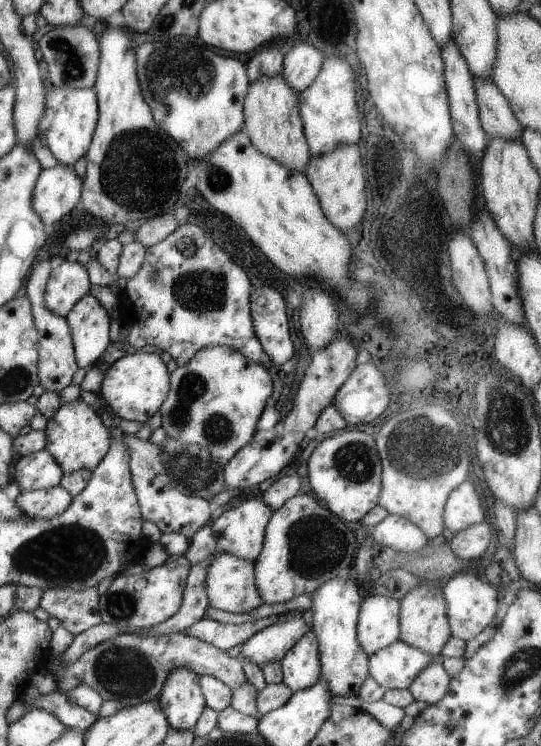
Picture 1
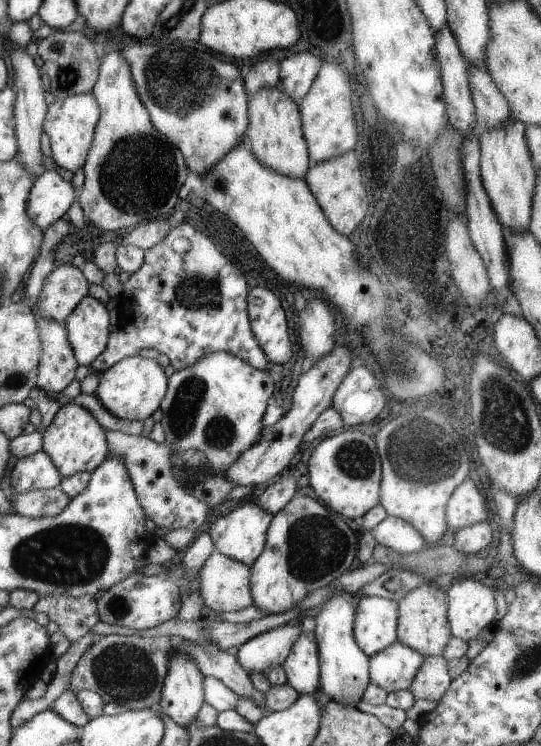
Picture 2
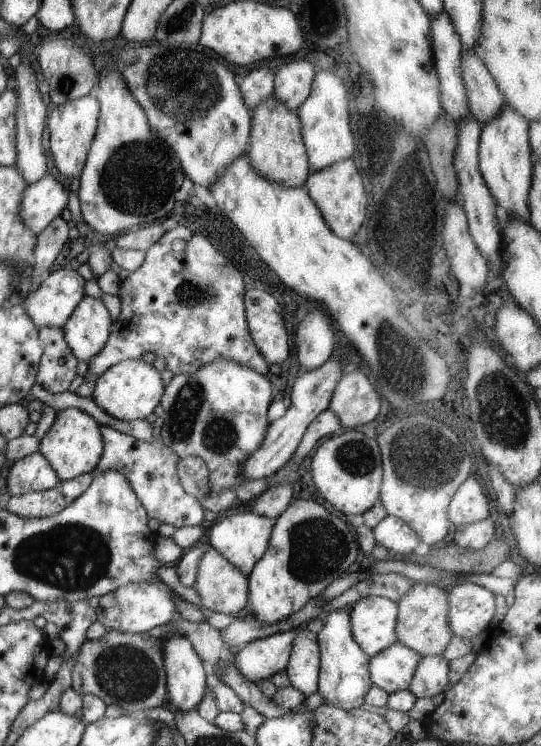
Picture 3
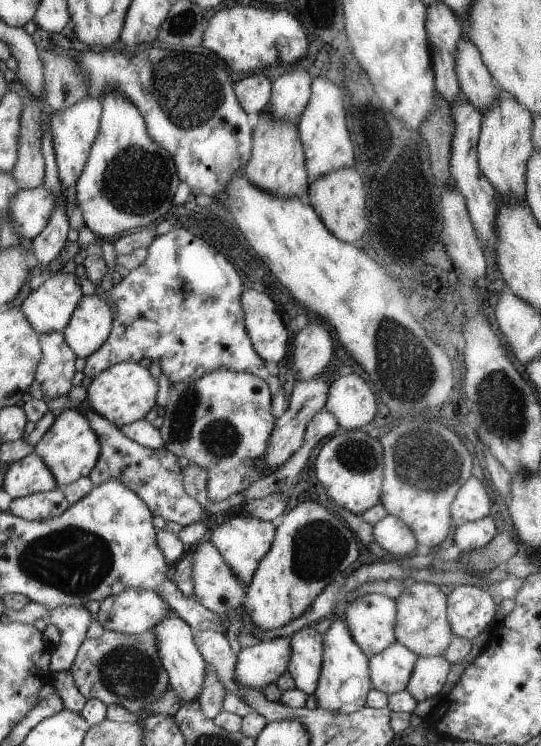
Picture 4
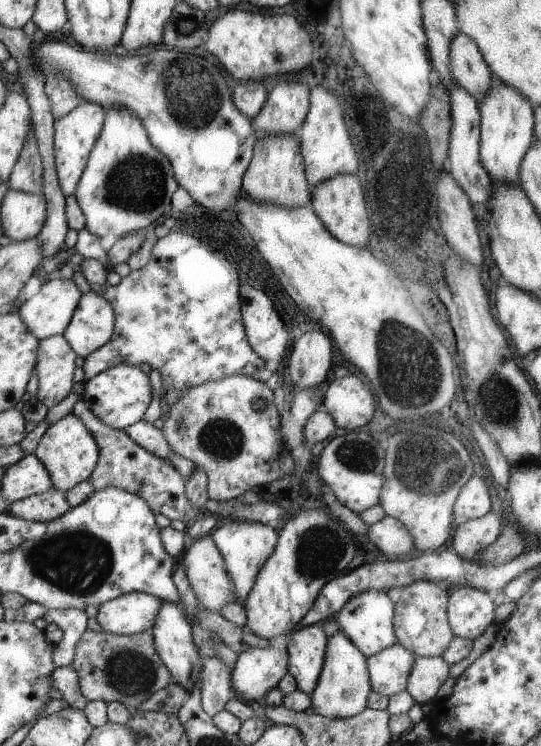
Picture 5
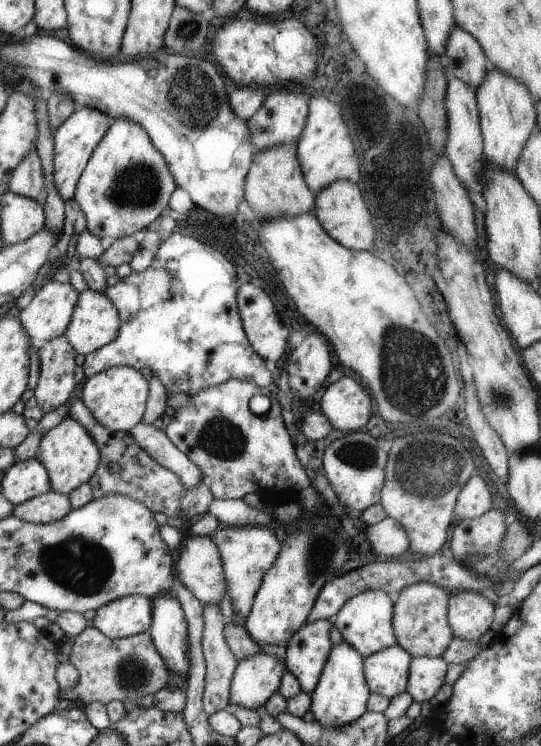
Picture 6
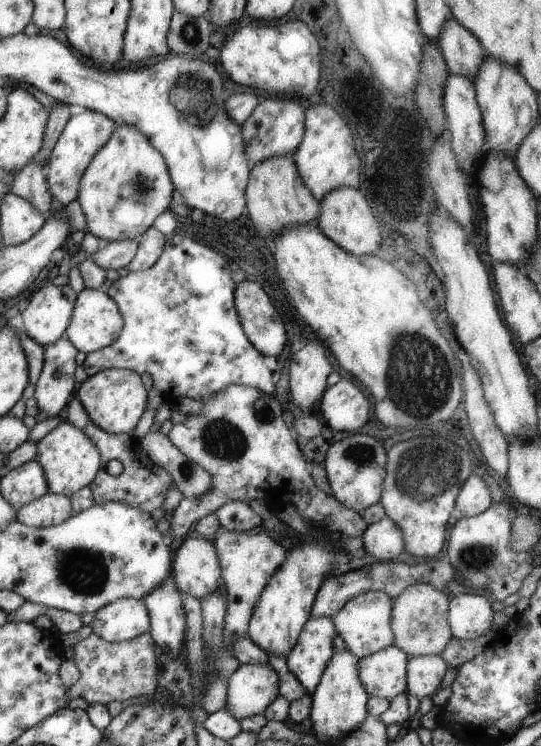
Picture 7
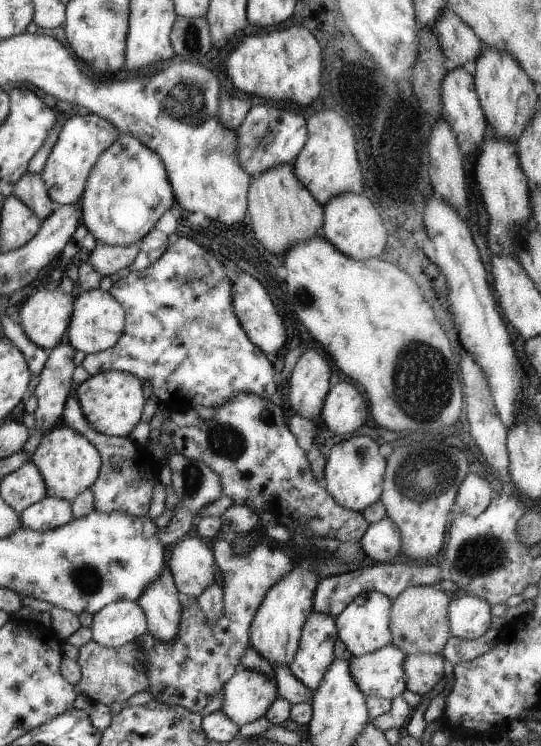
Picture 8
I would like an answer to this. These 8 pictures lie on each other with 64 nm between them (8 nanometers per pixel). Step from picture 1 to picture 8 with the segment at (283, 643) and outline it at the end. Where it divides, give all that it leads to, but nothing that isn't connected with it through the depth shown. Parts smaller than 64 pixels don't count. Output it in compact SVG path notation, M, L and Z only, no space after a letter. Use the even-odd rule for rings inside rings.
M243 667L225 682L222 693L219 710L238 727L263 717L278 697L274 680Z

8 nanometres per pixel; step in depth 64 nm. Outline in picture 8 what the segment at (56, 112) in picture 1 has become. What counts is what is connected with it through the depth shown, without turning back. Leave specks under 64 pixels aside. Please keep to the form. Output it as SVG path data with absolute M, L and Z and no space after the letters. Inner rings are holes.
M93 113L75 114L65 119L41 172L49 198L55 204L69 205L80 200L89 170L97 162L99 154L115 142L117 133L118 130L111 122L107 122Z

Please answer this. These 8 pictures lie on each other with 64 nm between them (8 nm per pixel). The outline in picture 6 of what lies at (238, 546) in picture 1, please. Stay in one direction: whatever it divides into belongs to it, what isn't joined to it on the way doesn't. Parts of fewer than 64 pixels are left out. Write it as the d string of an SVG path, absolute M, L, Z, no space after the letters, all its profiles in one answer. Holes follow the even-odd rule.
M228 526L212 534L213 542L217 547L223 569L223 578L227 588L225 594L231 602L233 616L227 620L233 626L245 626L245 617L251 610L251 600L261 584L263 572L269 570L277 552L281 550L272 528L265 526Z

